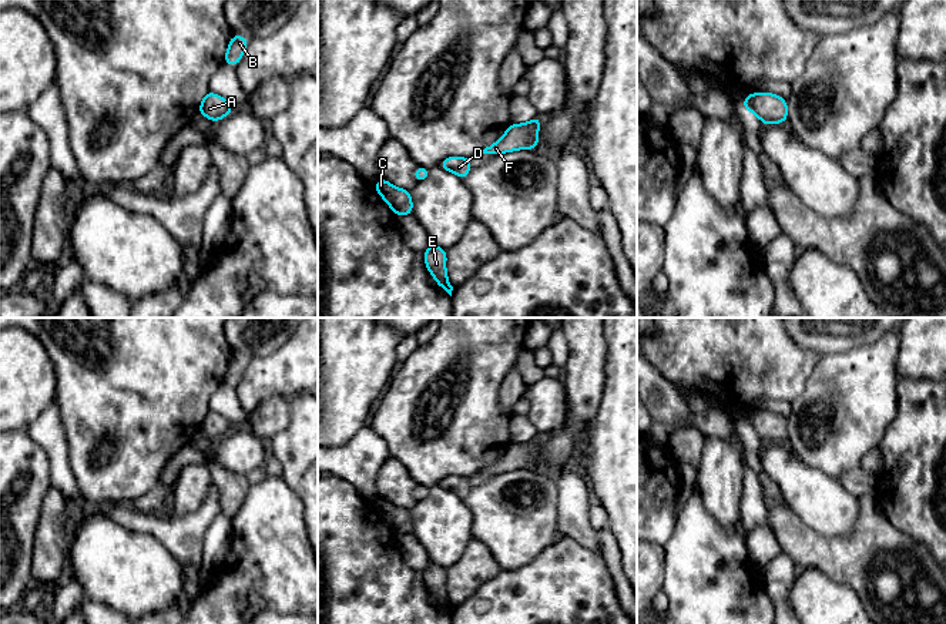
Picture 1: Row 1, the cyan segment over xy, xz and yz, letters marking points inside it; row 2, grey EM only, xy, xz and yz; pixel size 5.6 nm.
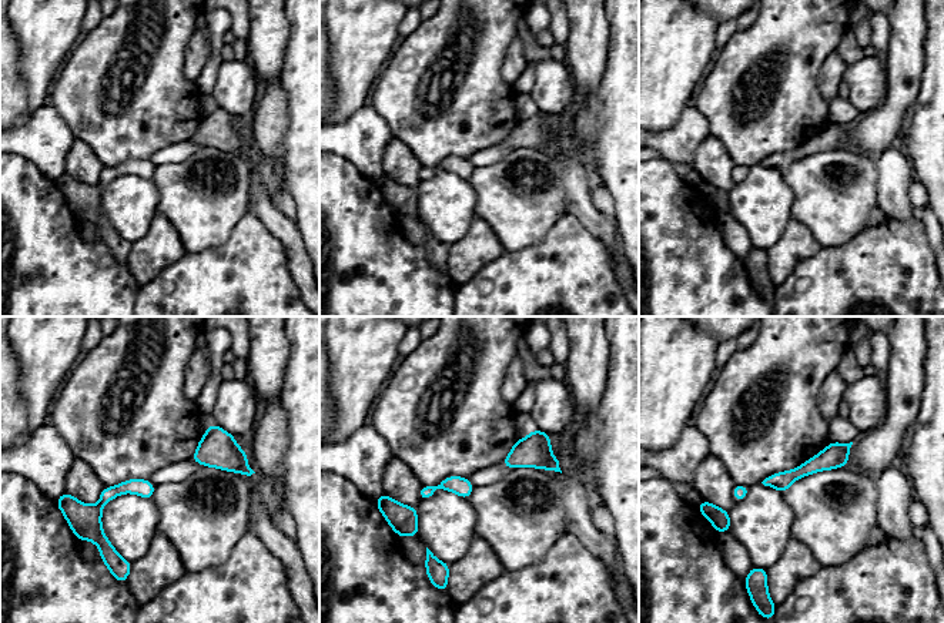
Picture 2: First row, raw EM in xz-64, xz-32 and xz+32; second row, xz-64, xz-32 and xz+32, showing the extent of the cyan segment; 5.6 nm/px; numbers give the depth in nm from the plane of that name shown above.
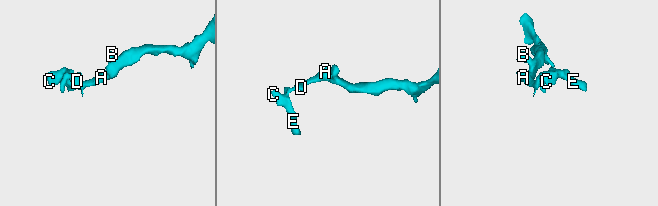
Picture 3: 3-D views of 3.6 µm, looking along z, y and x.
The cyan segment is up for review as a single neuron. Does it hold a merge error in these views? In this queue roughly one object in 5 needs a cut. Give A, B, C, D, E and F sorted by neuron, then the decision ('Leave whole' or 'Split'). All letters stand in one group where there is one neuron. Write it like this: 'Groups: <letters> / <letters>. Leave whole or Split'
Groups: A B C D E F. Leave whole

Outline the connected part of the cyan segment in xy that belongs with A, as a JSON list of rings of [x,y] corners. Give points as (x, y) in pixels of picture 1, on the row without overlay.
[[[205,410],[204,419],[198,426],[198,432],[208,439],[218,442],[234,430],[234,425],[222,415]]]

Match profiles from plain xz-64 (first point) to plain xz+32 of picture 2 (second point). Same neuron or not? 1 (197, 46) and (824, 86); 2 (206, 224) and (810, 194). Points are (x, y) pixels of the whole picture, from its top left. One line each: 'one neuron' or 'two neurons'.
1: one neuron
2: one neuron

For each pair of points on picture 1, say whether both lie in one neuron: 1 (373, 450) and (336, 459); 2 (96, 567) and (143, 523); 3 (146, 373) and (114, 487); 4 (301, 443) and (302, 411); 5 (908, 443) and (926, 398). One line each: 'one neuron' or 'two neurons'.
1: one neuron
2: two neurons
3: one neuron
4: one neuron
5: one neuron

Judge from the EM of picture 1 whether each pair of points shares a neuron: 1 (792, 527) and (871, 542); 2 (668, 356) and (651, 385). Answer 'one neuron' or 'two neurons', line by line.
1: one neuron
2: two neurons

